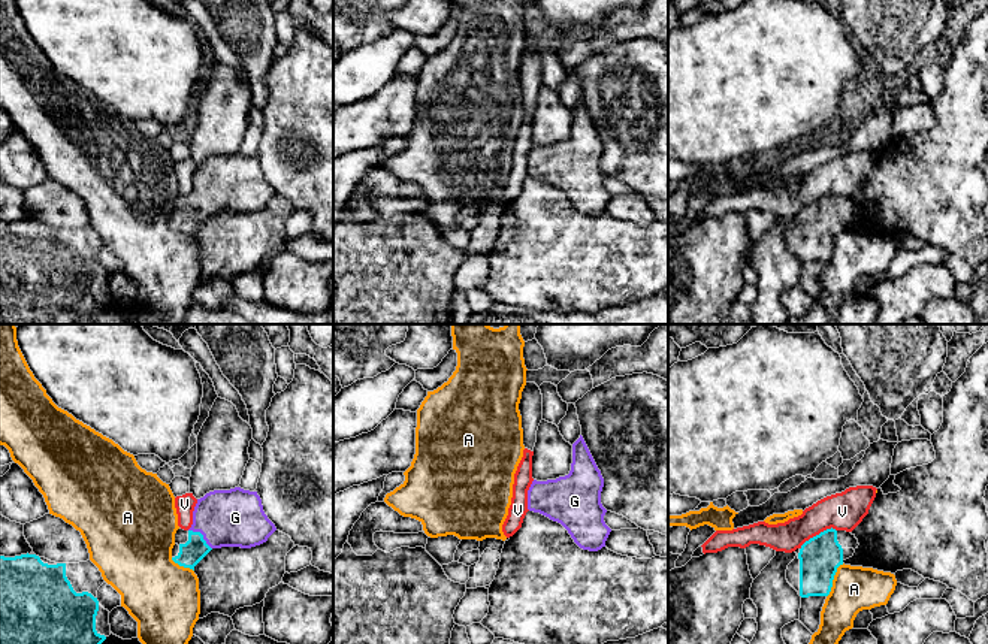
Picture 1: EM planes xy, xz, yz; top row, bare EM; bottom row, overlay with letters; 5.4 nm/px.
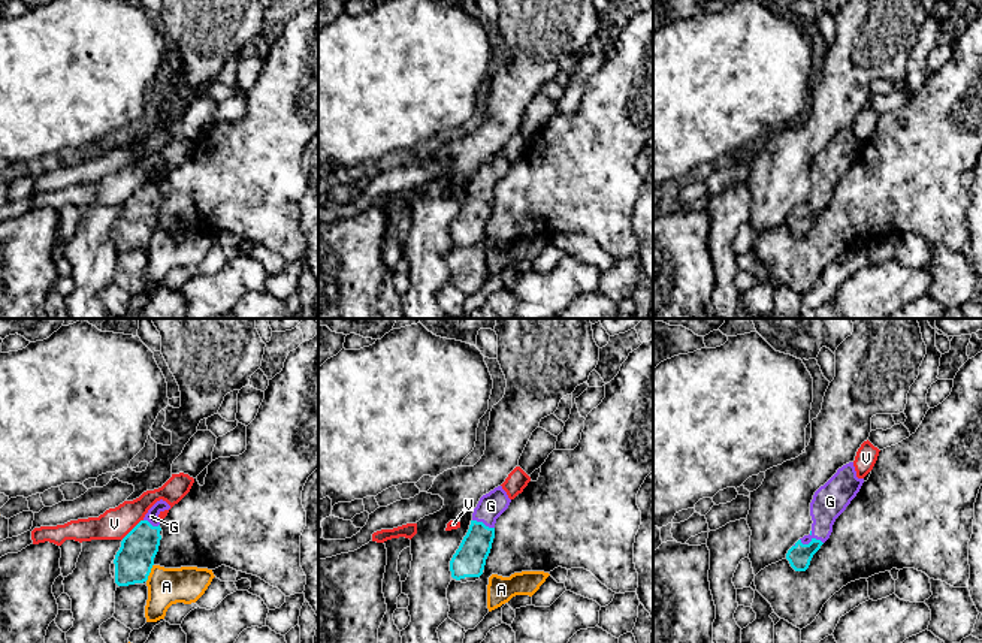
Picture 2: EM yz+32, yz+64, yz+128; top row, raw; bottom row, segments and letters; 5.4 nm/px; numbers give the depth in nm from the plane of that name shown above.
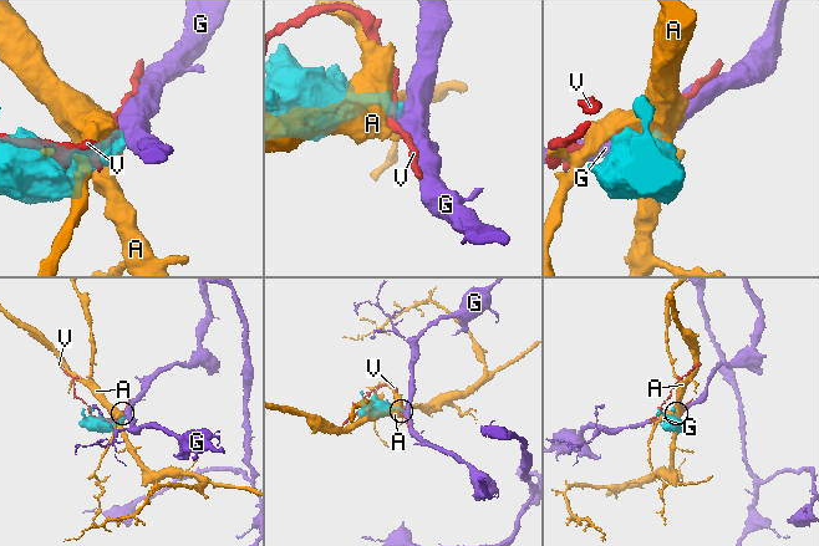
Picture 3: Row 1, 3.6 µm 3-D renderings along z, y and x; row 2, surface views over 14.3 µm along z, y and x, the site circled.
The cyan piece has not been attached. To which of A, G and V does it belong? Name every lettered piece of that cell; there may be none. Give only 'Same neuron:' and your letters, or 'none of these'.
Same neuron: G

